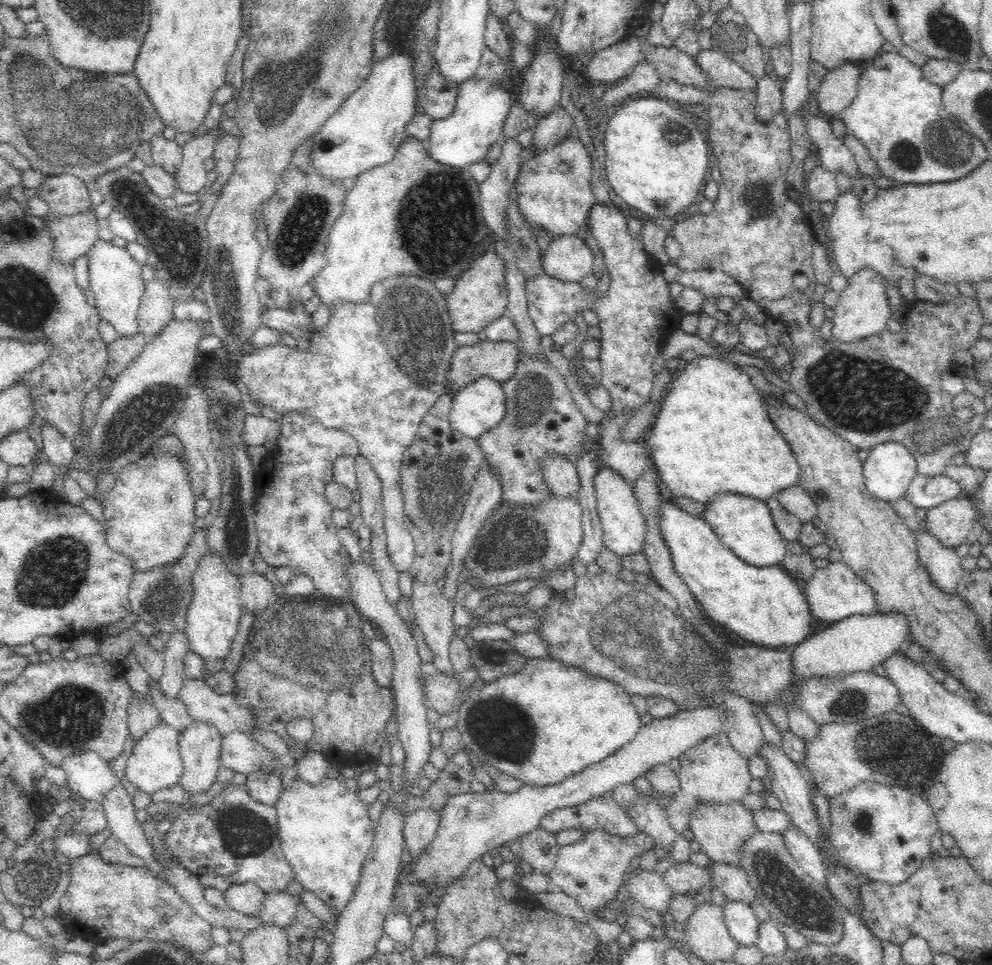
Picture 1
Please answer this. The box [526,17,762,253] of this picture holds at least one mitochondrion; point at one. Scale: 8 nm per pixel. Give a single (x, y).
(678, 134)

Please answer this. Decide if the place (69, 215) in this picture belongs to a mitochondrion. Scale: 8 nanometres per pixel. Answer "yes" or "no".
no

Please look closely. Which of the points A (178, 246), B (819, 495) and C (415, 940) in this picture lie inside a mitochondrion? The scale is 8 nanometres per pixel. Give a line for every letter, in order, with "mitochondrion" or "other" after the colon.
A: mitochondrion
B: other
C: other

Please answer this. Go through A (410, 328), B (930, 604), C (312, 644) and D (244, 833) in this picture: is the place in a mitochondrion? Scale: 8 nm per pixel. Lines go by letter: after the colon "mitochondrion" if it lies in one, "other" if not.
A: mitochondrion
B: other
C: mitochondrion
D: mitochondrion

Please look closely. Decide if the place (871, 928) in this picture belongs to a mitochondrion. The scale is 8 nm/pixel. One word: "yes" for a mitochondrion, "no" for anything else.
no

